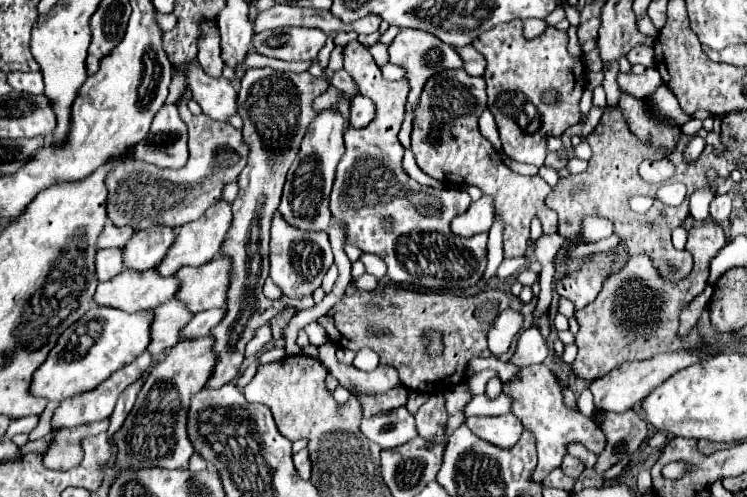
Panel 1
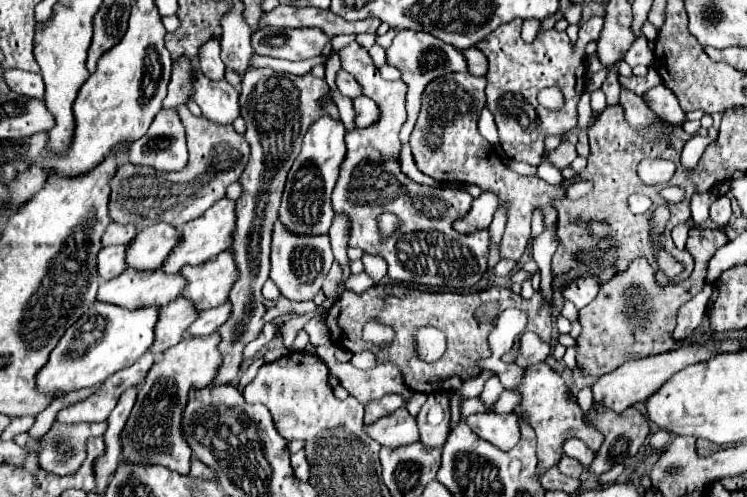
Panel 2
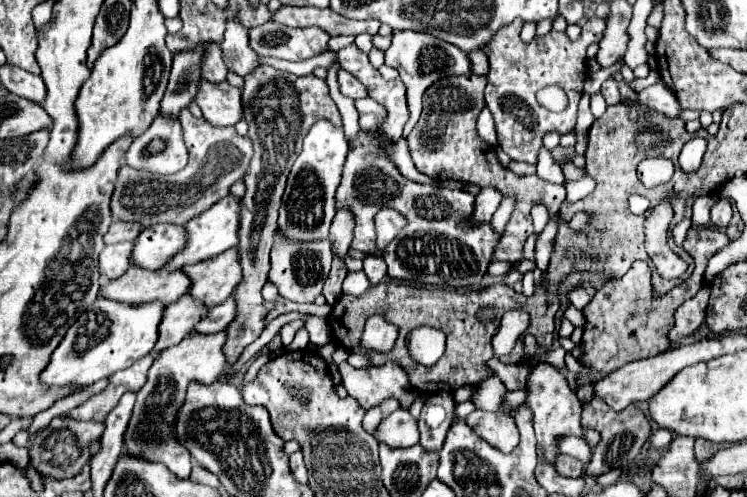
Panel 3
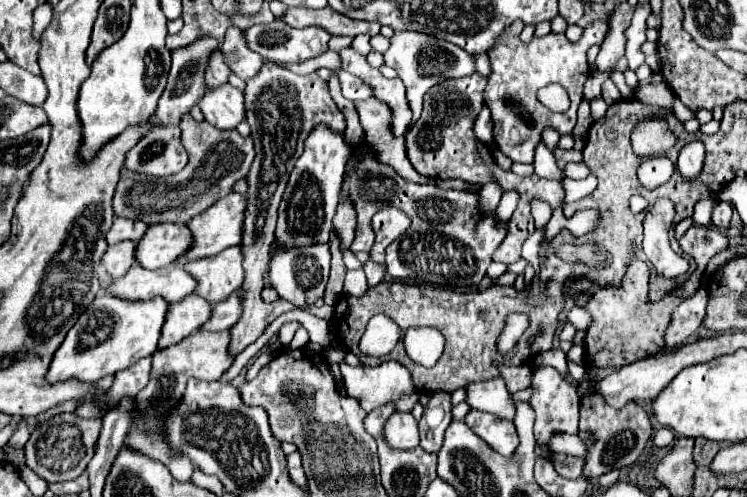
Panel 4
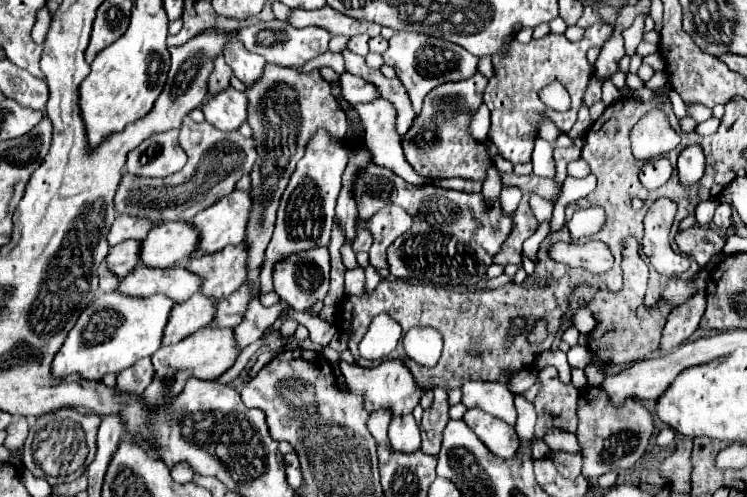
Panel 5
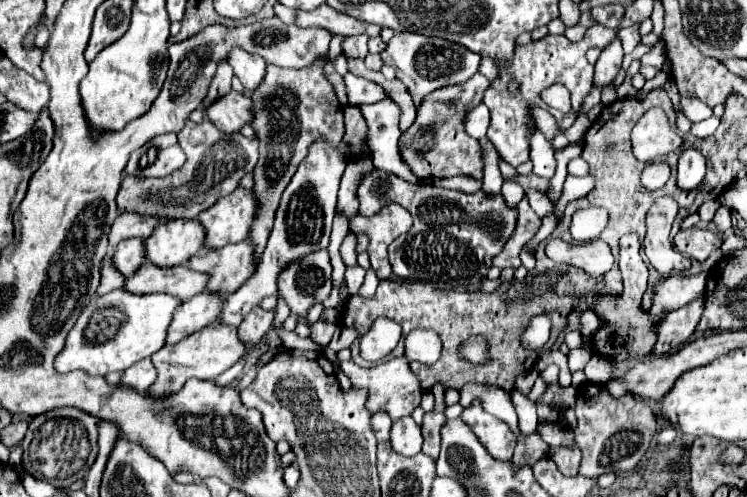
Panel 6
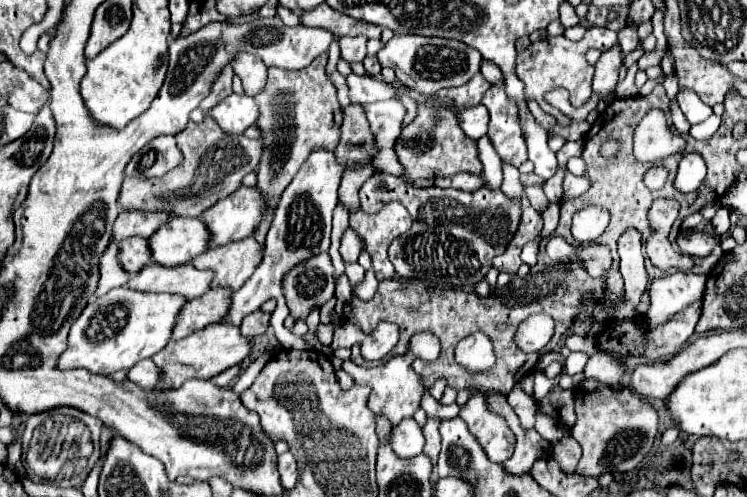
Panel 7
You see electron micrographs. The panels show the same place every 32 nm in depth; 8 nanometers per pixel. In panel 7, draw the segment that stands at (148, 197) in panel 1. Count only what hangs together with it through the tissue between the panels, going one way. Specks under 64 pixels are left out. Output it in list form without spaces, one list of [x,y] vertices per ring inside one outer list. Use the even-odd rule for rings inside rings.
[[[204,116],[200,124],[188,122],[186,130],[176,134],[176,144],[184,156],[182,164],[160,178],[128,178],[120,190],[120,204],[124,208],[164,208],[180,216],[202,216],[218,200],[236,192],[242,186],[242,178],[256,170],[262,158],[262,140],[224,134],[210,116]]]

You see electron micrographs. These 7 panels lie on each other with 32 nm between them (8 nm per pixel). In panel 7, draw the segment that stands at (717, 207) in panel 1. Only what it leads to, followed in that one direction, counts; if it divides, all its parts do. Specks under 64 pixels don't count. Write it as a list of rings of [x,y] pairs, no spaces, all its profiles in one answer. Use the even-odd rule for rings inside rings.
[[[720,208],[718,212],[716,212],[716,216],[712,218],[712,228],[714,228],[714,234],[718,234],[718,236],[724,236],[728,230],[730,230],[730,212],[728,212],[728,208]]]

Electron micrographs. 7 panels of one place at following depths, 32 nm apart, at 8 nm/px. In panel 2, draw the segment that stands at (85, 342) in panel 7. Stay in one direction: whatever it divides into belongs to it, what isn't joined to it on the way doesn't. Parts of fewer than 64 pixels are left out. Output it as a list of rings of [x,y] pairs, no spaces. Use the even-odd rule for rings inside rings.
[[[94,302],[90,310],[66,330],[58,346],[52,350],[48,364],[38,372],[38,390],[60,398],[72,390],[94,386],[114,372],[132,366],[154,344],[158,310],[160,306],[126,310],[110,302]]]

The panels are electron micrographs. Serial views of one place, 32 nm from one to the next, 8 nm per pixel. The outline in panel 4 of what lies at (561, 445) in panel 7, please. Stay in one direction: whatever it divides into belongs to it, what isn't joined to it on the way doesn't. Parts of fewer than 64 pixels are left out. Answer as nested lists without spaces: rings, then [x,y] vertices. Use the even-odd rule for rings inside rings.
[[[554,454],[554,466],[564,478],[578,478],[582,476],[582,464],[584,460],[578,456],[566,456],[566,454]]]

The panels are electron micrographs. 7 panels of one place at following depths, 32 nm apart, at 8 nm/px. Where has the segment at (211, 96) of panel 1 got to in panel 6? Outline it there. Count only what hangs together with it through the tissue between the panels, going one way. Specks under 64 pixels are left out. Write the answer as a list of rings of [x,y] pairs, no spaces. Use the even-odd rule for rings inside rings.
[[[232,90],[230,94],[214,102],[214,106],[208,106],[206,116],[222,132],[234,134],[234,132],[240,132],[246,124],[254,120],[254,102],[250,96],[238,94]]]

